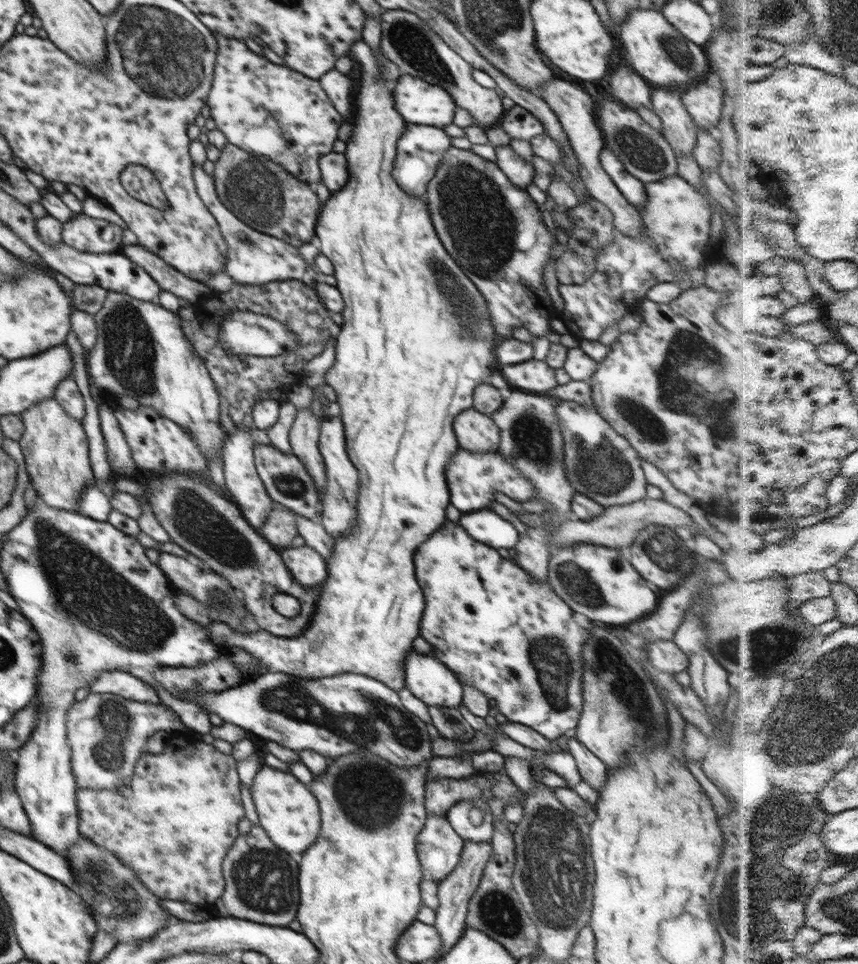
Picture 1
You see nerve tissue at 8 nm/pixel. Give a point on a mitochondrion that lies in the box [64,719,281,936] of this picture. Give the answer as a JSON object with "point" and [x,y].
{"point":[116,897]}

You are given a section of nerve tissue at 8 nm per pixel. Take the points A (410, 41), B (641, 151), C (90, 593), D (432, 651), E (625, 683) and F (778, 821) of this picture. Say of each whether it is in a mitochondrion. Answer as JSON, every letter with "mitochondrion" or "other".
{"A":"mitochondrion","B":"mitochondrion","C":"mitochondrion","D":"other","E":"mitochondrion","F":"mitochondrion"}

